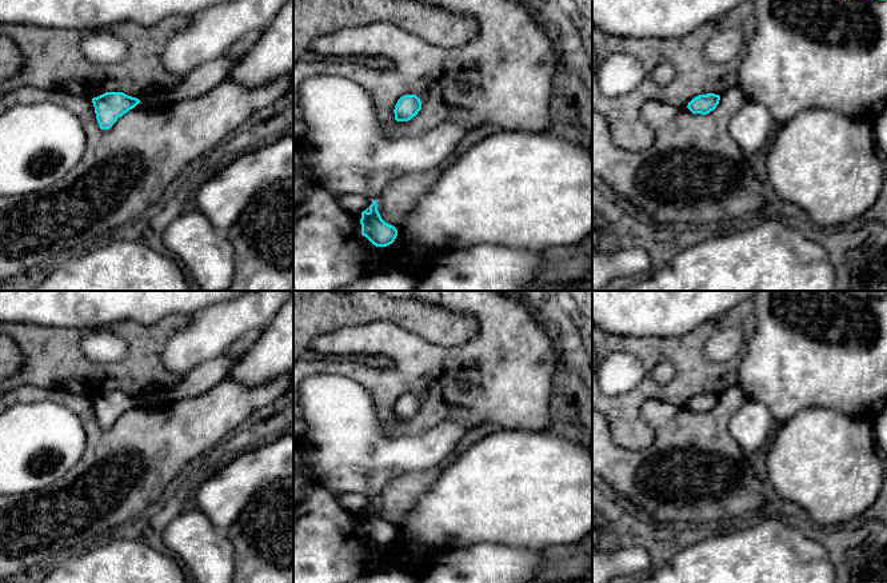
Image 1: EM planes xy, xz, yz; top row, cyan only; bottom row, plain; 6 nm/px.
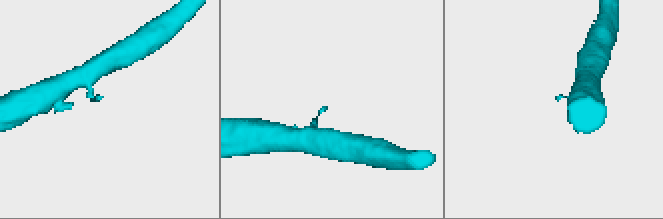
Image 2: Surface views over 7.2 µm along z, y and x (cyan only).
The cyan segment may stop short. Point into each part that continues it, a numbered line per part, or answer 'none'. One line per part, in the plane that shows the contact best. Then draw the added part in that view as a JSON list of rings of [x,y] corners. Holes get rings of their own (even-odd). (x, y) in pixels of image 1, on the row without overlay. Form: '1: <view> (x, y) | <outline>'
none

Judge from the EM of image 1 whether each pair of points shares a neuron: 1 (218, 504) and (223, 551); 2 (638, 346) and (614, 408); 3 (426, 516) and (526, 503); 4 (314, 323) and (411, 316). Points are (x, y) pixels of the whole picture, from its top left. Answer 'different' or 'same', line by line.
1: different
2: same
3: same
4: same

